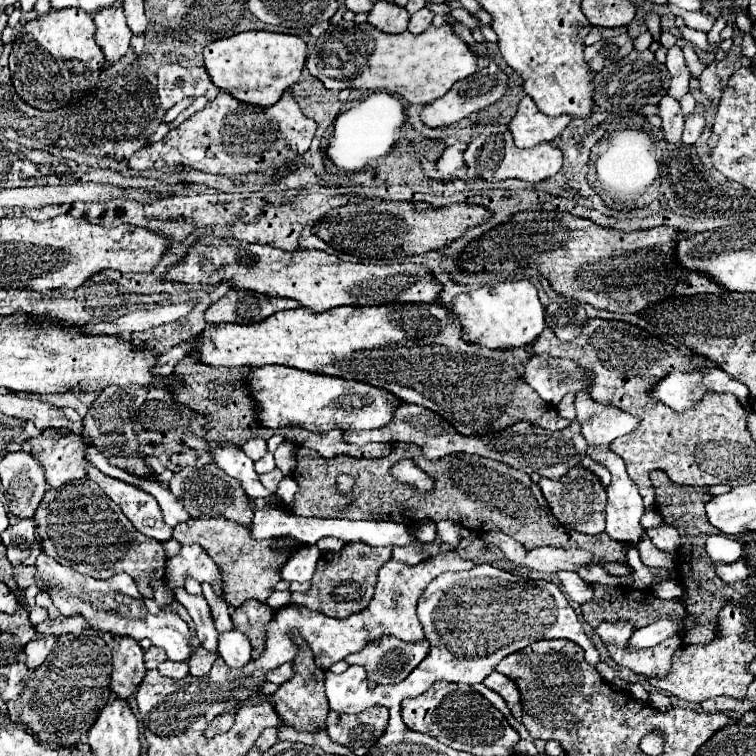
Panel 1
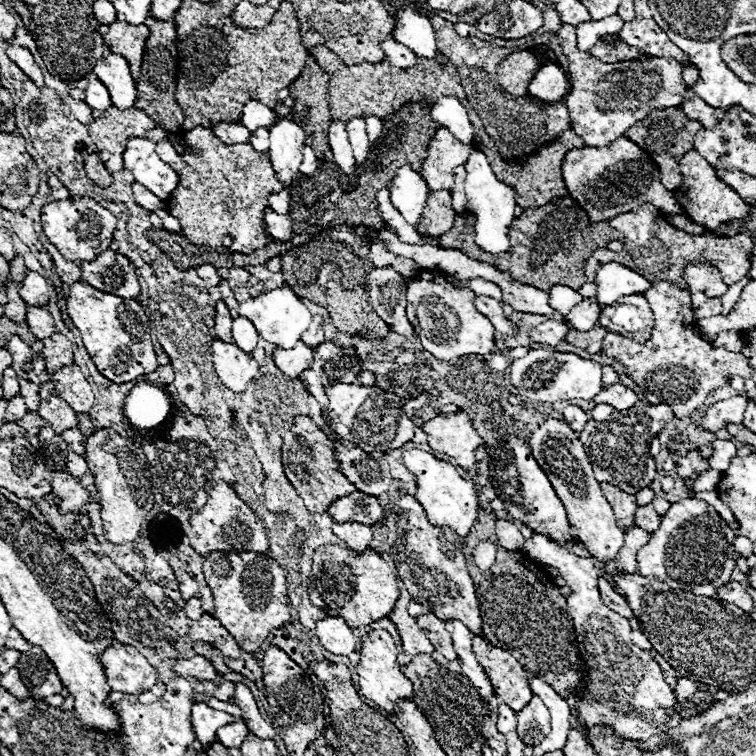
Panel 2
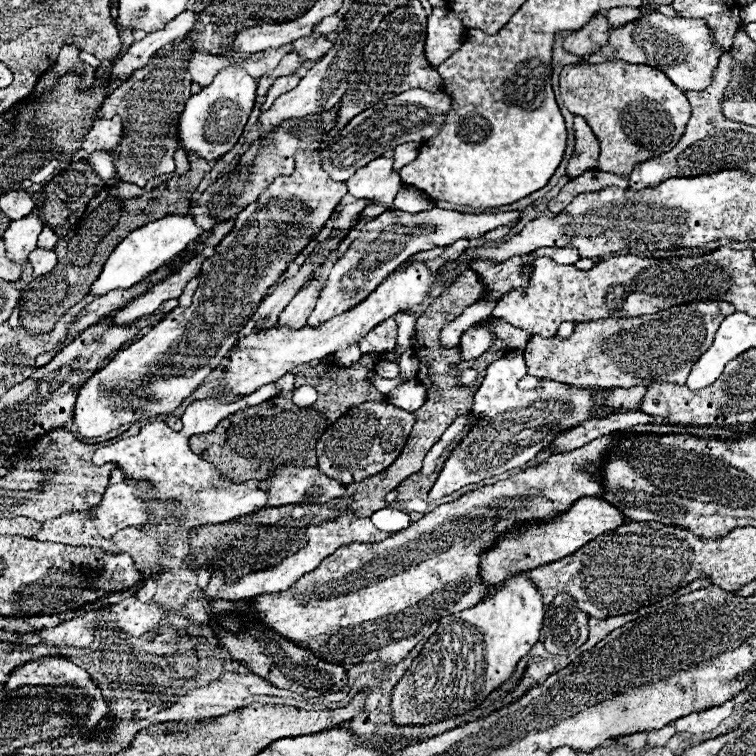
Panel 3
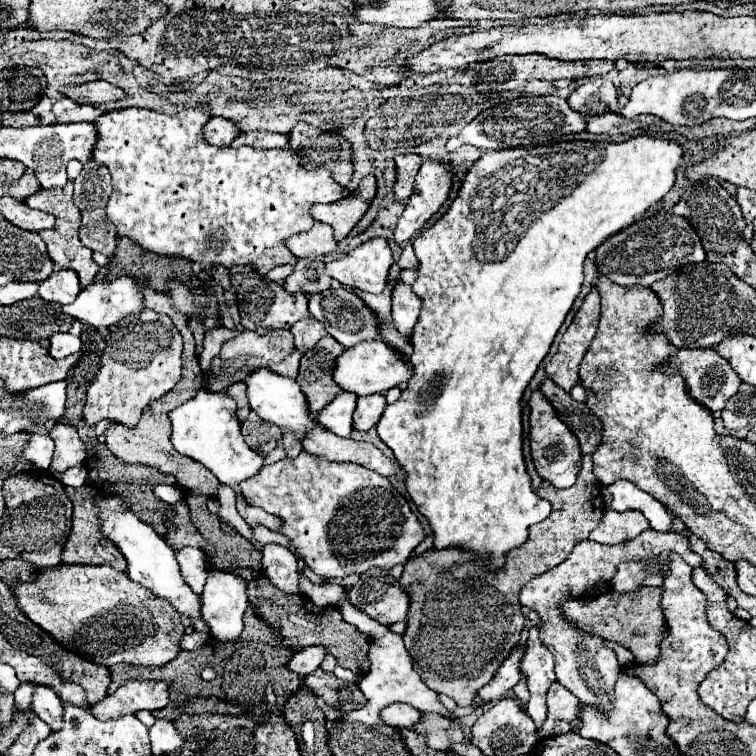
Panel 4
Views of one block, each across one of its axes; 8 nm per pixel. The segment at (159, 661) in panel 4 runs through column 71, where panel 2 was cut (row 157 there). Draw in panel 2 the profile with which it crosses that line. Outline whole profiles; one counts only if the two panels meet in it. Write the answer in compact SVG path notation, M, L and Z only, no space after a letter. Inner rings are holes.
M624 136L600 148L584 146L570 150L562 162L562 176L570 196L580 204L580 208L584 208L590 222L610 220L612 216L638 208L638 204L644 202L654 204L664 214L682 214L674 194L662 186L656 162Z

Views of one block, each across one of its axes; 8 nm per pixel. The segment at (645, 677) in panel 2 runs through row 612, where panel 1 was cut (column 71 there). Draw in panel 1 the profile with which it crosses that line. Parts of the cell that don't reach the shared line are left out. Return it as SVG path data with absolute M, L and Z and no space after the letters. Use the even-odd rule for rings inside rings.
M44 552L36 558L36 586L40 590L48 590L54 606L60 610L62 616L84 616L90 630L96 630L98 634L110 632L114 636L130 636L134 640L148 638L152 640L154 646L160 646L166 650L168 660L182 662L184 658L190 656L190 638L192 632L188 624L176 616L174 612L160 610L160 614L152 616L148 614L142 594L136 588L136 582L128 574L116 574L108 580L96 580L92 576L78 574L66 566L60 566L54 558L46 556Z

